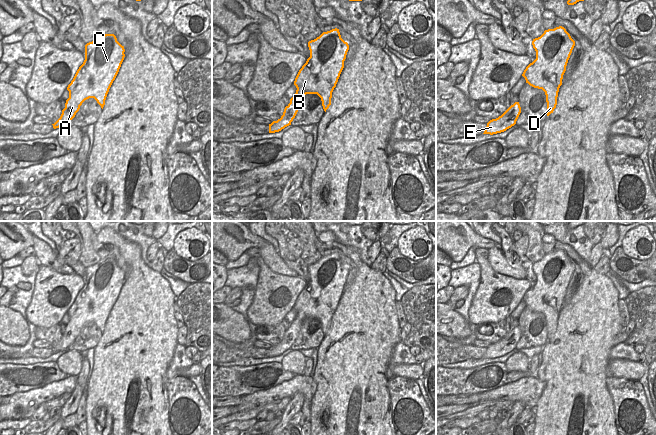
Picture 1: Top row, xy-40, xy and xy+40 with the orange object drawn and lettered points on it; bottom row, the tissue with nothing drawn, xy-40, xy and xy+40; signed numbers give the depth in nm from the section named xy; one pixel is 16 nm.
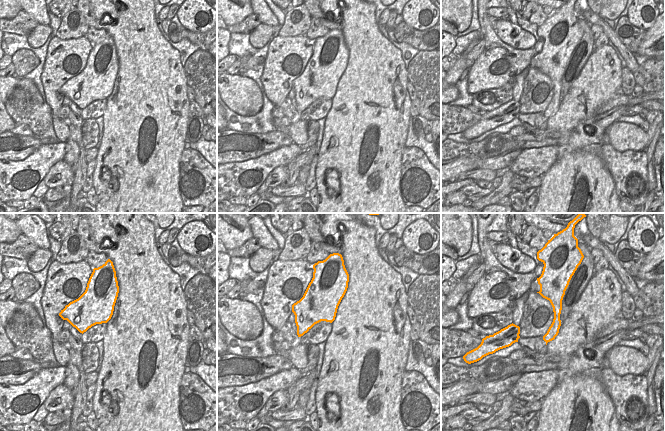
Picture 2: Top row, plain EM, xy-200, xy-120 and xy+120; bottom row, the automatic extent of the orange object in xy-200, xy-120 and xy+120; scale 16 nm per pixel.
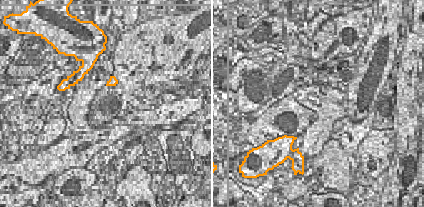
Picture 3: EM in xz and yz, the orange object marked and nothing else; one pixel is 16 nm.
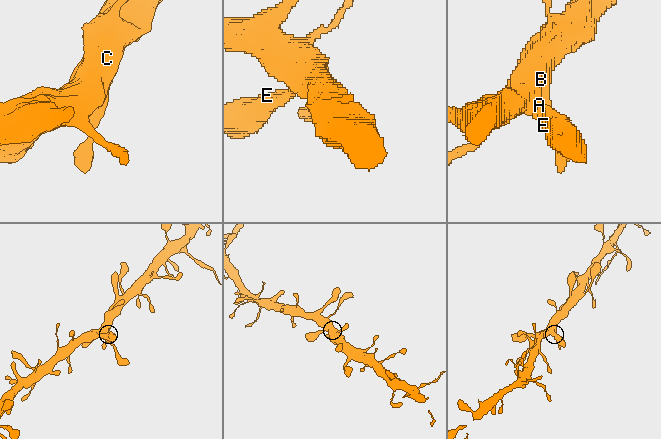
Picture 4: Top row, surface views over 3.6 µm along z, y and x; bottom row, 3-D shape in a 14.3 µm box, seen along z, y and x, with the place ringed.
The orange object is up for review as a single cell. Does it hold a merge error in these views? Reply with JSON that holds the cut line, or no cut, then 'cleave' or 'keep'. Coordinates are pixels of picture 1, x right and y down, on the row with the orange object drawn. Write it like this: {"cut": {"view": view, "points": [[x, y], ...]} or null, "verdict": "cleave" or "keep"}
{"cut": null, "verdict": "keep"}

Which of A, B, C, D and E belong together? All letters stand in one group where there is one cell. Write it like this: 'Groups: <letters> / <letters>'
Groups: A B C D E.

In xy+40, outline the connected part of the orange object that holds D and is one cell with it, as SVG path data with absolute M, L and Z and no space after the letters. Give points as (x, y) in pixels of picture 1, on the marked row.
M559 26L545 30L540 37L533 39L532 45L536 51L536 59L526 67L522 76L530 86L542 89L545 92L547 116L549 116L556 108L559 88L562 85L563 75L575 46L575 41L564 27Z

